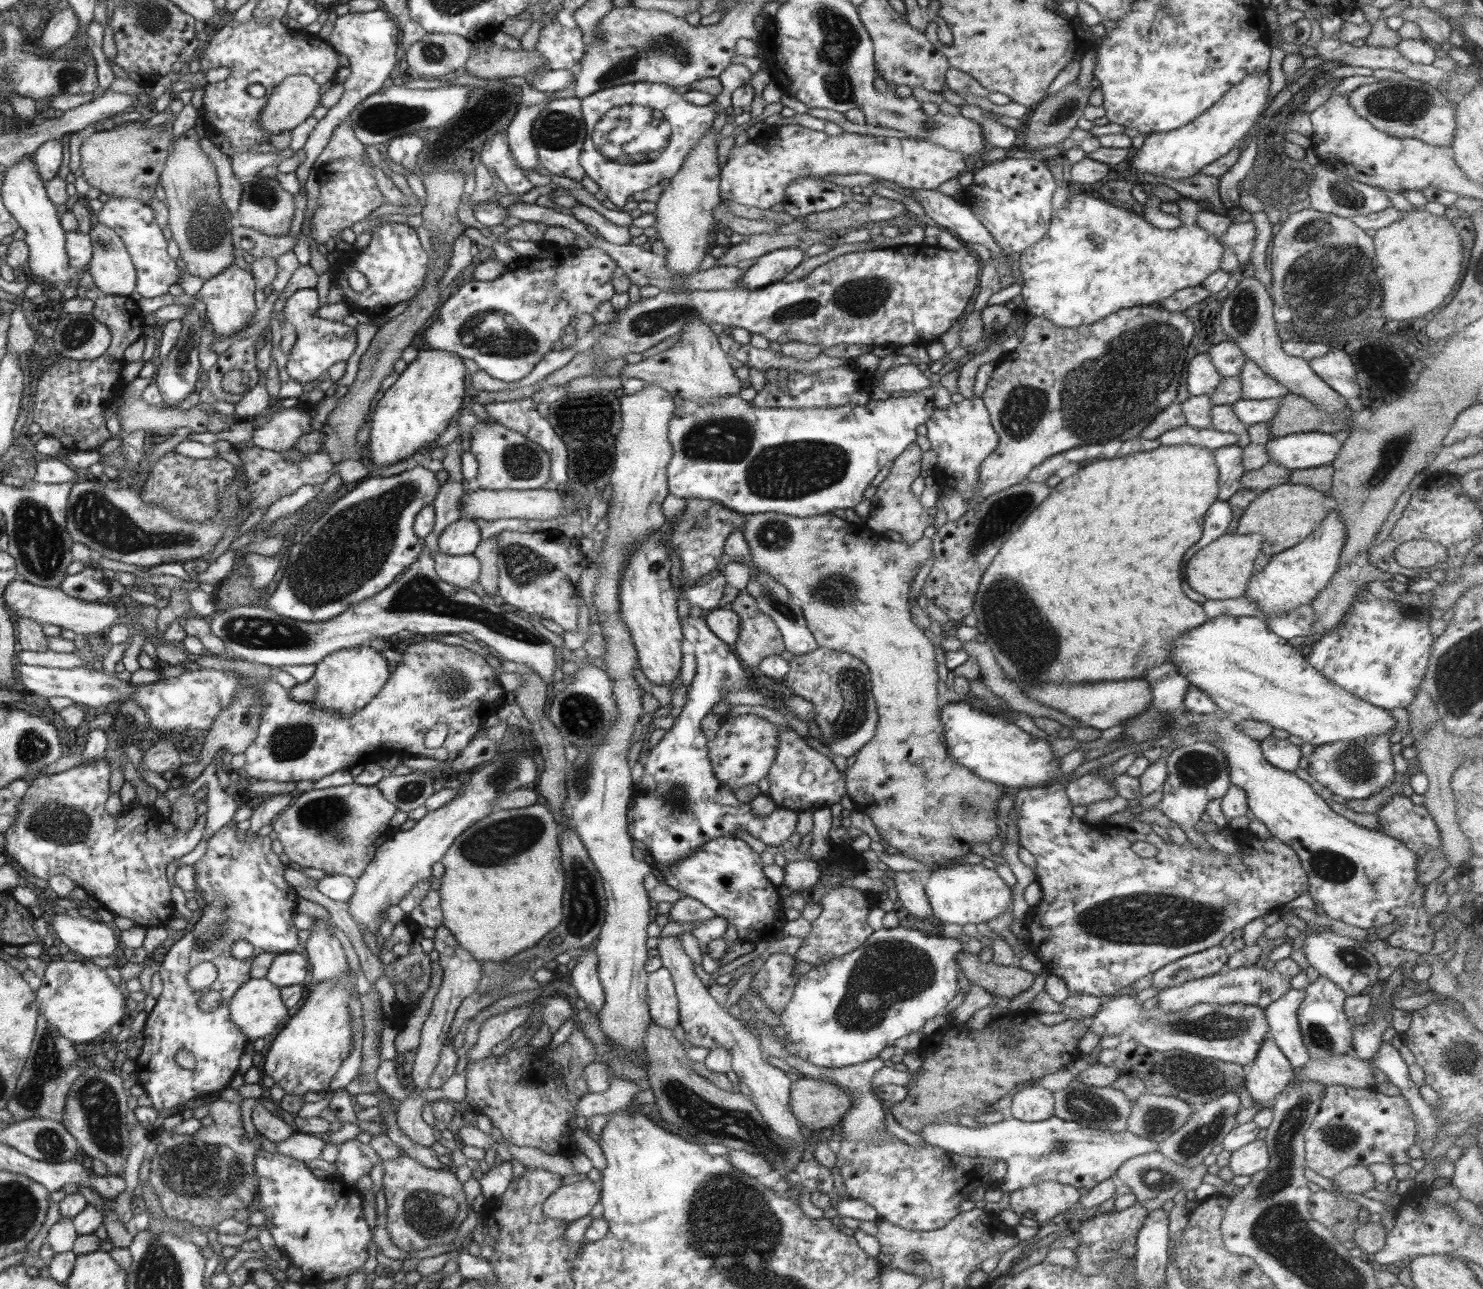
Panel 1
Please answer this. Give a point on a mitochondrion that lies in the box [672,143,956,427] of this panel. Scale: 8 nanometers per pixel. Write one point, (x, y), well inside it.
(862, 298)

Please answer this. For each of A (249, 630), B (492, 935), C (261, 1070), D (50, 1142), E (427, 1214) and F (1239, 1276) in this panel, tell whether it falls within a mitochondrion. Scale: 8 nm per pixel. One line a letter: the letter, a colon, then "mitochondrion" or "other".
A: mitochondrion
B: other
C: other
D: mitochondrion
E: mitochondrion
F: mitochondrion

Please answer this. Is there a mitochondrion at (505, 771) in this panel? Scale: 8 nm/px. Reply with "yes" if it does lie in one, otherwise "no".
yes

